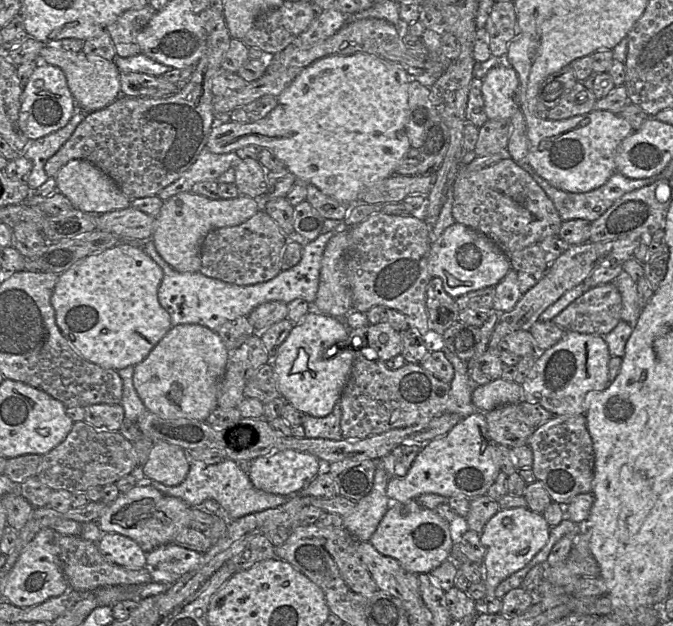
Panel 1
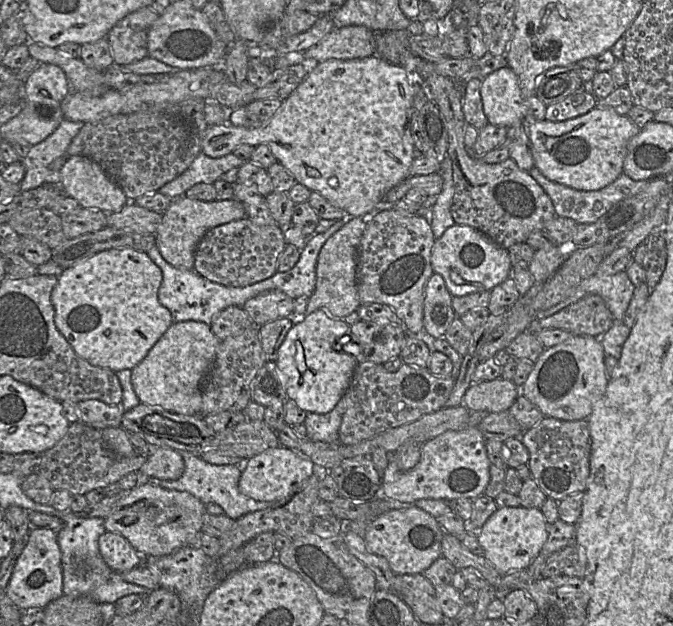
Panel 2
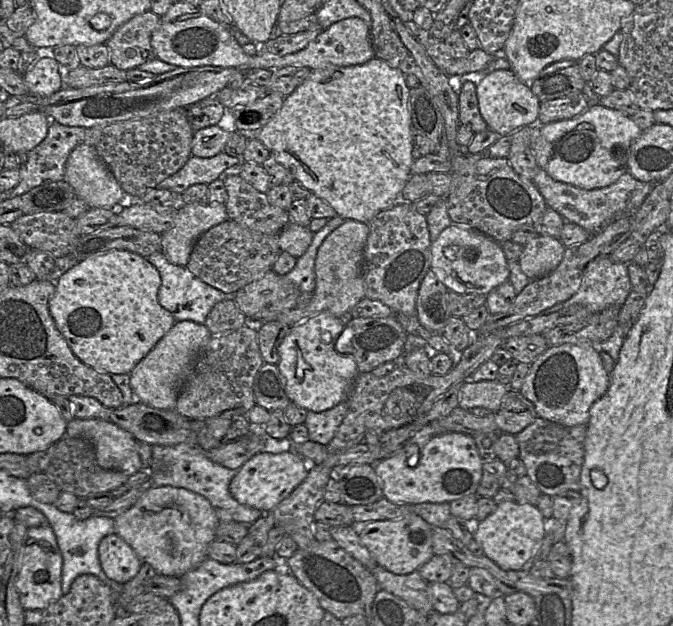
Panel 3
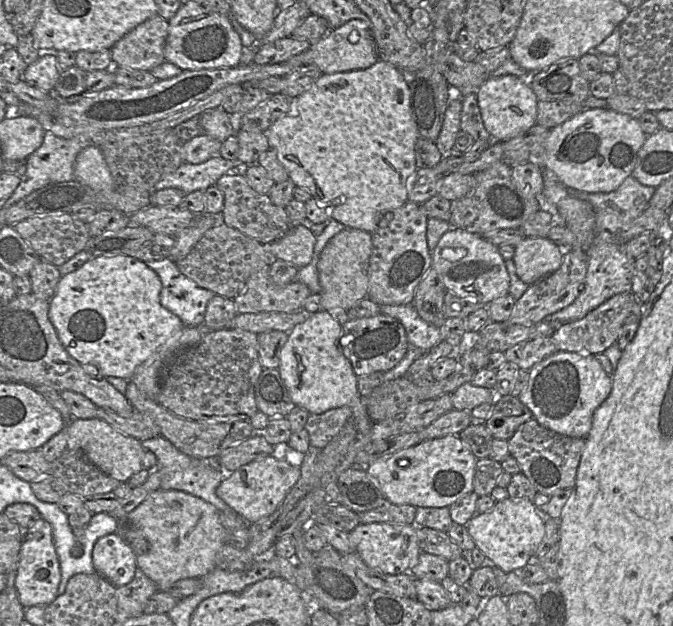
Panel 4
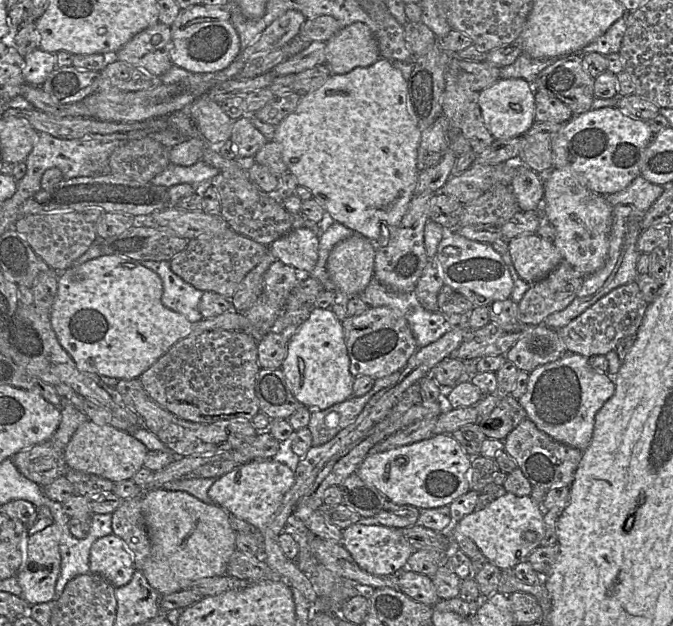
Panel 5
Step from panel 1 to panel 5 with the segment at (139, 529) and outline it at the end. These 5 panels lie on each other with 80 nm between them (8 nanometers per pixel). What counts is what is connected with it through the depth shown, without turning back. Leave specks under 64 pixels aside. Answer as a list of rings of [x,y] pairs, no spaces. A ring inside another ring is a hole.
[[[164,488],[152,490],[142,497],[142,515],[151,542],[150,555],[142,572],[148,583],[161,595],[188,589],[192,581],[226,574],[230,556],[236,550],[236,531],[230,523],[230,512],[216,504],[207,504],[186,491]]]

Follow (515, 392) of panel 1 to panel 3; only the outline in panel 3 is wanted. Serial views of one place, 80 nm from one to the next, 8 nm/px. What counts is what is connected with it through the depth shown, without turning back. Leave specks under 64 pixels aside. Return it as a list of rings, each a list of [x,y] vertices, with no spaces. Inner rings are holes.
[[[496,380],[479,382],[465,381],[458,394],[458,407],[464,410],[482,407],[492,413],[498,411],[503,396],[510,390],[510,386]]]

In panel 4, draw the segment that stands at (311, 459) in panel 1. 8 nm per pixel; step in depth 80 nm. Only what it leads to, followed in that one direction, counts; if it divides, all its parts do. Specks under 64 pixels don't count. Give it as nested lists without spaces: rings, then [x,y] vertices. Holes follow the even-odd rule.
[[[270,455],[234,471],[230,477],[220,483],[216,494],[242,518],[254,523],[271,515],[278,508],[290,489],[297,483],[300,475],[300,467],[292,466],[286,460],[279,460]]]

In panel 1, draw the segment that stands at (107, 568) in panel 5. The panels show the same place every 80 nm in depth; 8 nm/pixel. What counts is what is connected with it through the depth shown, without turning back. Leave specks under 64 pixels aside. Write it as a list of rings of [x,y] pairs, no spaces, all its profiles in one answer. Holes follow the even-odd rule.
[[[104,532],[99,550],[111,562],[130,568],[145,567],[146,552],[133,539],[116,532]]]

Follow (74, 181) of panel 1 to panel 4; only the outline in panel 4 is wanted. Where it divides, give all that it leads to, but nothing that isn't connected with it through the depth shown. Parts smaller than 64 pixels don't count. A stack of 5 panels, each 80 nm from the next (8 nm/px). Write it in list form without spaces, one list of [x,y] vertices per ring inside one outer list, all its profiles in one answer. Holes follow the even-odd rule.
[[[90,145],[79,152],[74,164],[74,174],[74,180],[89,186],[96,193],[114,191],[116,188],[104,156],[96,145]]]

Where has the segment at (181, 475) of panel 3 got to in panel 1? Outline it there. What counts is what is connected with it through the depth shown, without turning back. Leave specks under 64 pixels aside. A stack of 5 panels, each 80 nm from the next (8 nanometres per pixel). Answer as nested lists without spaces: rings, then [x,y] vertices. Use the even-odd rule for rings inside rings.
[[[185,450],[189,472],[180,484],[167,486],[157,480],[152,480],[151,483],[161,492],[182,499],[190,507],[199,506],[206,499],[214,499],[228,514],[228,518],[235,520],[250,513],[275,508],[291,498],[289,495],[267,493],[254,487],[247,474],[248,464],[240,465],[237,461],[228,458],[217,464],[206,464],[192,458],[189,451]]]

